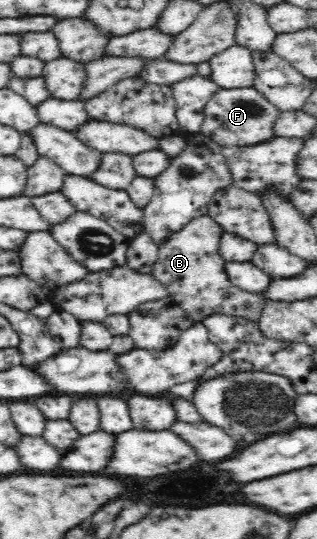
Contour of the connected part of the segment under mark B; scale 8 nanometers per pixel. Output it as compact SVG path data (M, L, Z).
M208 214L192 219L183 229L173 231L158 243L158 258L150 273L170 293L170 299L179 304L195 322L213 314L232 315L257 322L265 299L251 292L244 292L231 283L225 273L219 243L224 234L222 227Z

